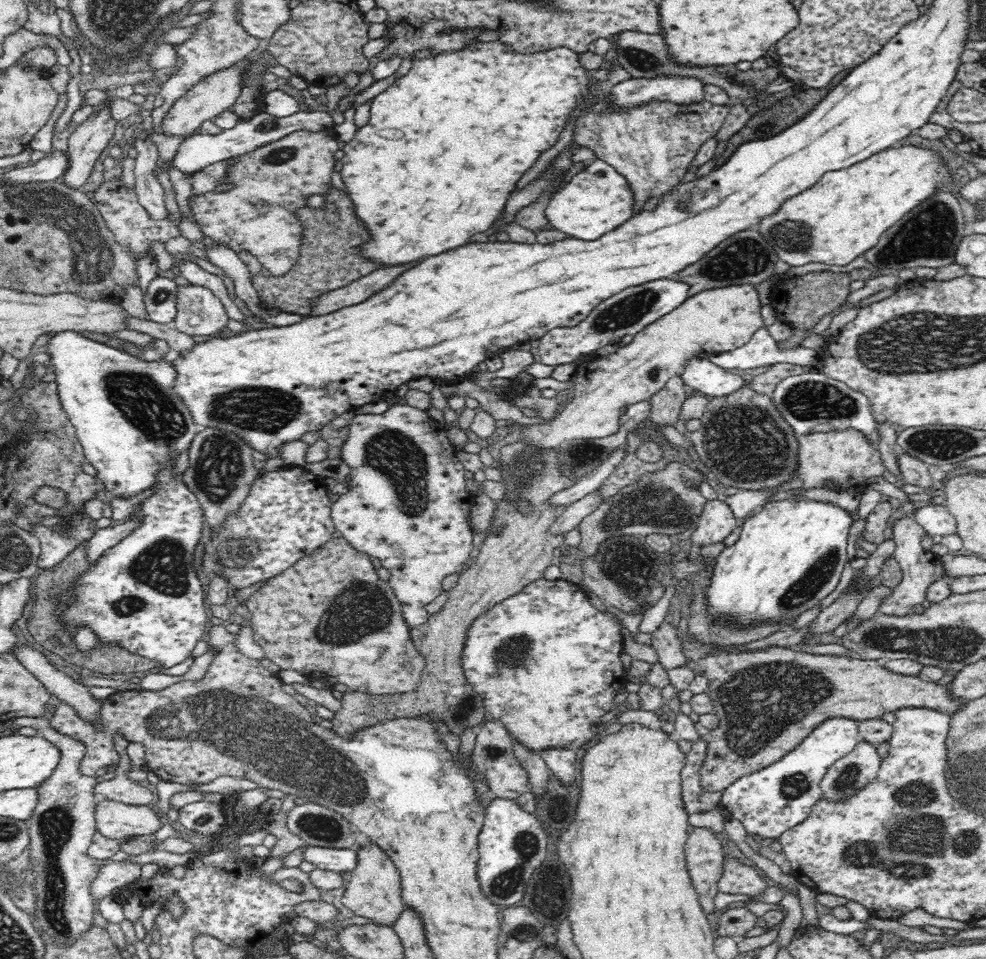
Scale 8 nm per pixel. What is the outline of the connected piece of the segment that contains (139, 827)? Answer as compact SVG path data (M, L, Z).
M100 799L96 804L96 830L108 838L120 841L154 834L162 828L164 819L147 805L129 805L112 799Z

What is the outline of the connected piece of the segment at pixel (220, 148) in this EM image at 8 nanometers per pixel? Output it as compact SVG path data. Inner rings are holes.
M321 110L298 111L284 118L260 112L247 121L239 121L233 128L224 129L216 135L205 134L204 132L190 135L184 142L180 143L172 165L185 175L194 174L213 163L240 157L262 146L277 142L282 138L288 137L288 134L296 132L296 130L309 130L310 132L331 131L334 125L335 123L330 113Z

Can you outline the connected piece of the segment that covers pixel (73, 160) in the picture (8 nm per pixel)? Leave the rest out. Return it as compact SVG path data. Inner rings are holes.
M108 97L93 106L95 112L72 129L67 140L68 170L60 179L66 187L80 189L86 183L99 156L113 139L117 120L112 118L109 104L114 98Z

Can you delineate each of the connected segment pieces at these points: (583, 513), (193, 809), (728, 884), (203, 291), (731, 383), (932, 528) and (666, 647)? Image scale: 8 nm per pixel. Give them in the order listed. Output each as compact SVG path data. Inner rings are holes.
M594 490L594 492L583 496L580 500L572 502L570 506L563 507L559 517L550 527L549 533L565 535L567 532L574 530L586 516L592 514L603 502L599 490Z
M196 801L179 808L178 822L190 831L215 834L226 825L225 810L216 803Z
M725 855L723 875L718 881L718 891L724 894L755 897L764 893L768 882L764 880L757 867L742 864L738 858Z
M197 285L179 286L173 326L180 332L190 336L214 336L226 328L228 320L222 301L210 289Z
M709 356L691 358L685 363L680 375L684 384L692 386L694 390L709 398L728 396L750 385L742 376L714 364Z
M929 502L923 507L915 509L910 515L920 526L924 527L927 534L936 539L958 532L954 515L950 514L944 505Z
M664 622L652 633L652 647L658 654L659 664L666 671L687 667L687 658L683 654L682 644L678 638L678 628Z

